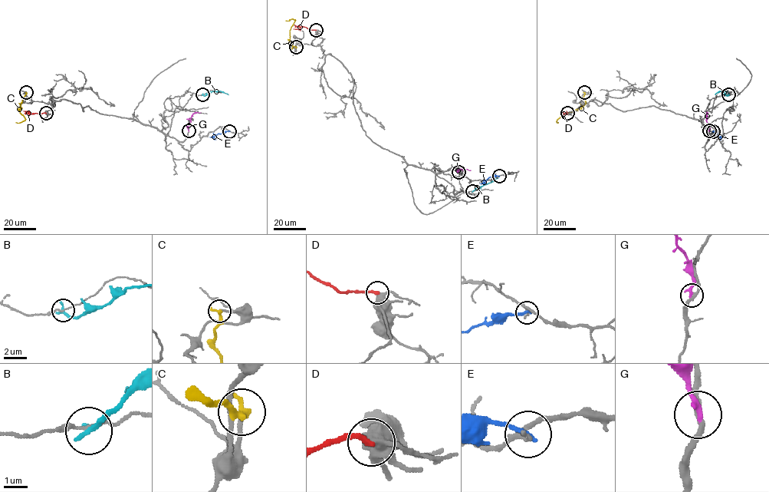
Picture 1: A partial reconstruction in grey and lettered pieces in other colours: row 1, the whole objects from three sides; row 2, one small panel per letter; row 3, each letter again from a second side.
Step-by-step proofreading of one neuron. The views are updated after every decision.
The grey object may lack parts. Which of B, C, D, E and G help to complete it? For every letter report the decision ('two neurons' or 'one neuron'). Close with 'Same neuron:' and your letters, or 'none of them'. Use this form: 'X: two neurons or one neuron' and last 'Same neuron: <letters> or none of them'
B: two neurons
C: two neurons
D: two neurons
E: two neurons
G: two neurons
Same neuron: none of them

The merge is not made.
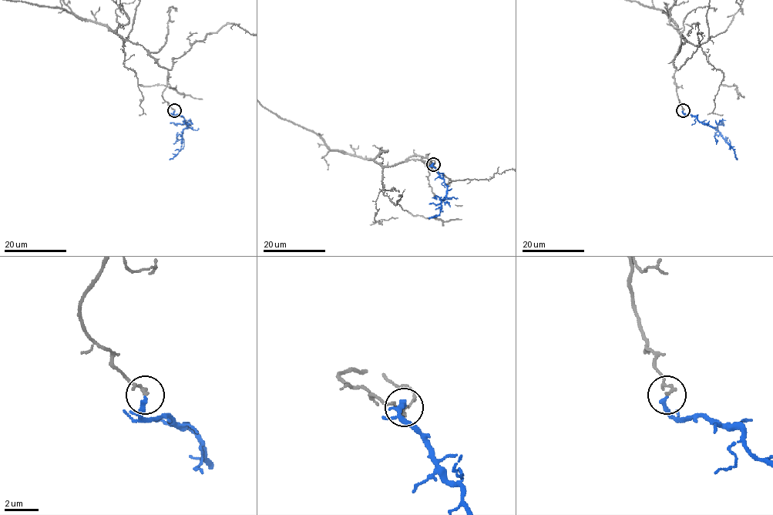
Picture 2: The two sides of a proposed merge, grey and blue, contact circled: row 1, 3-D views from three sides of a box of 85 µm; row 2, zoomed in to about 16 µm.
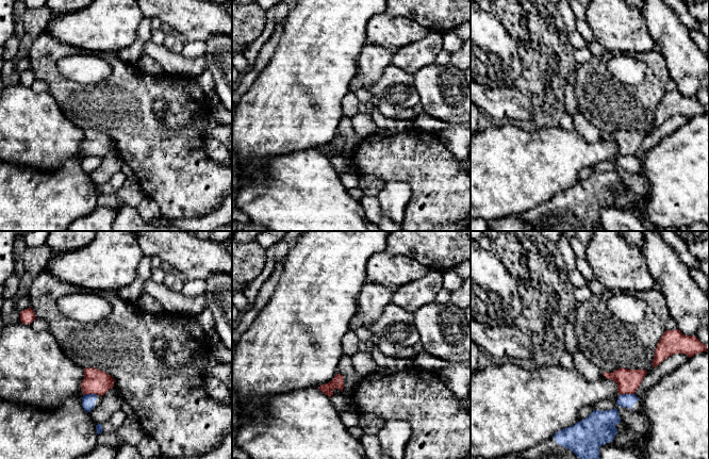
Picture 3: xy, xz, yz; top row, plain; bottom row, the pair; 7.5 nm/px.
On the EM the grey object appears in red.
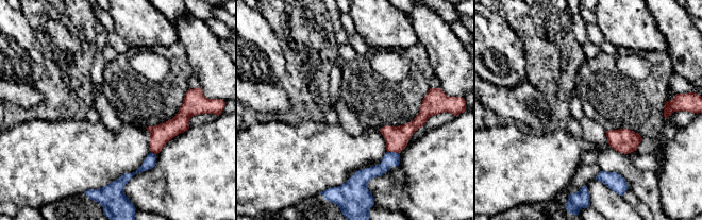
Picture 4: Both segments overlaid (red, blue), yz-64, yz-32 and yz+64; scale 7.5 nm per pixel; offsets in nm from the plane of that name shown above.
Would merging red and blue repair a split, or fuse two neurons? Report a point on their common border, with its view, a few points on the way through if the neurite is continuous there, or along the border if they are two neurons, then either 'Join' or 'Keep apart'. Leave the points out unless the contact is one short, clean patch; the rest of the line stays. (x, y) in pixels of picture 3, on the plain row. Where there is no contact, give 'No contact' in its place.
Touches red at yz (626, 154). Boundary: yz (633, 154), (622, 154), (619, 157). Keep apart

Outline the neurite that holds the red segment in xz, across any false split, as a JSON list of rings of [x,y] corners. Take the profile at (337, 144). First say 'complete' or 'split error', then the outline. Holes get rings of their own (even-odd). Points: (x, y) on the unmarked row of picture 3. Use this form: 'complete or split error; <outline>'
complete; [[[336,135],[330,144],[321,146],[318,149],[324,155],[331,159],[333,157],[334,150],[340,150],[343,153],[344,138],[341,135]]]

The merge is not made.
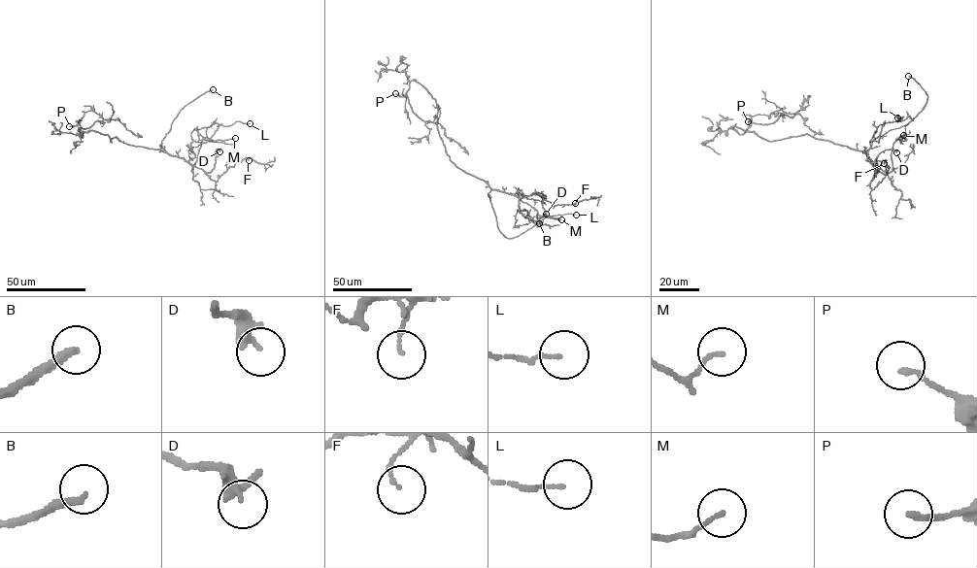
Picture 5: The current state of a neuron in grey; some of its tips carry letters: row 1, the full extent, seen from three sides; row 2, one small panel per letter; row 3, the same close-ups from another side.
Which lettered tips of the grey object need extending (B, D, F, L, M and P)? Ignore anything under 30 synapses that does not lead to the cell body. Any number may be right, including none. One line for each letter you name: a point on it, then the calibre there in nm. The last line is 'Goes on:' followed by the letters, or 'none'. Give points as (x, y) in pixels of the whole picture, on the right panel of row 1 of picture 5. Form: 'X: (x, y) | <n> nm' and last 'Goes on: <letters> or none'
B: (908, 76) | 220 nm
Goes on: B

